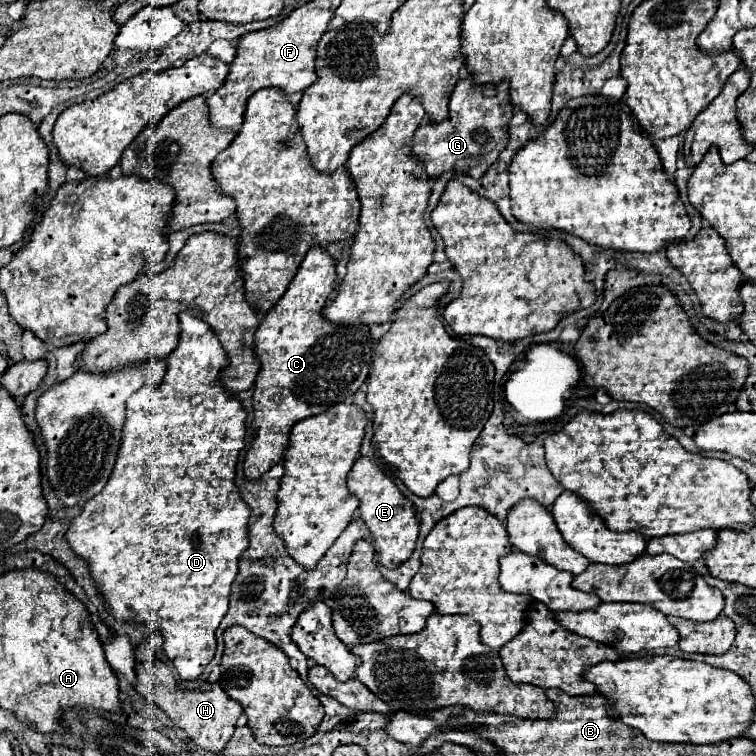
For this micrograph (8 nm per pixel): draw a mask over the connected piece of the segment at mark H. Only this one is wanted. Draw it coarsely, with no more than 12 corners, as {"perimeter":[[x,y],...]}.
{"perimeter":[[148,646],[136,690],[200,748],[220,754],[242,706],[218,686],[180,690]]}

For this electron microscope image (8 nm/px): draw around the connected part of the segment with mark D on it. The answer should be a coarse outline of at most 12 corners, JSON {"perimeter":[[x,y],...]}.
{"perimeter":[[180,314],[66,532],[182,680],[214,658],[250,508],[224,350]]}

